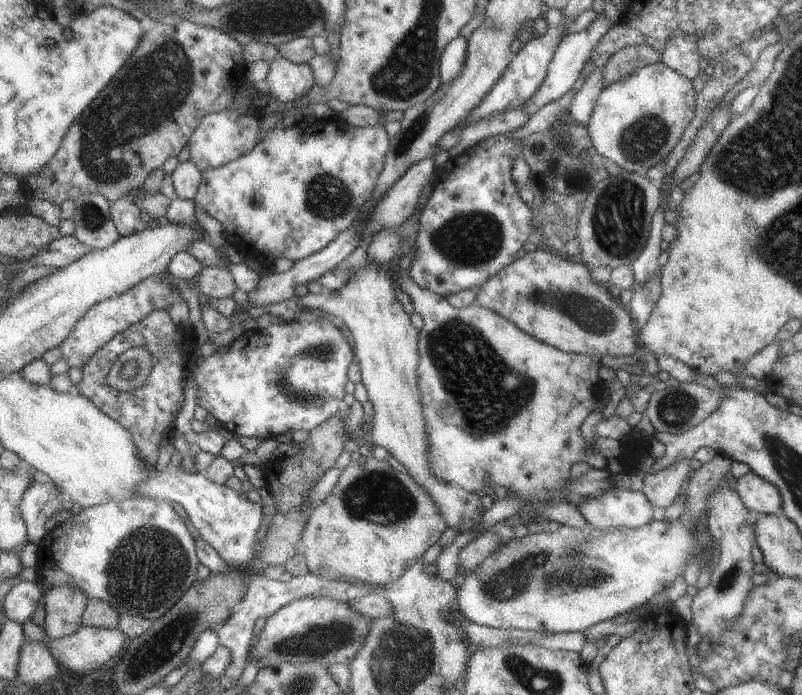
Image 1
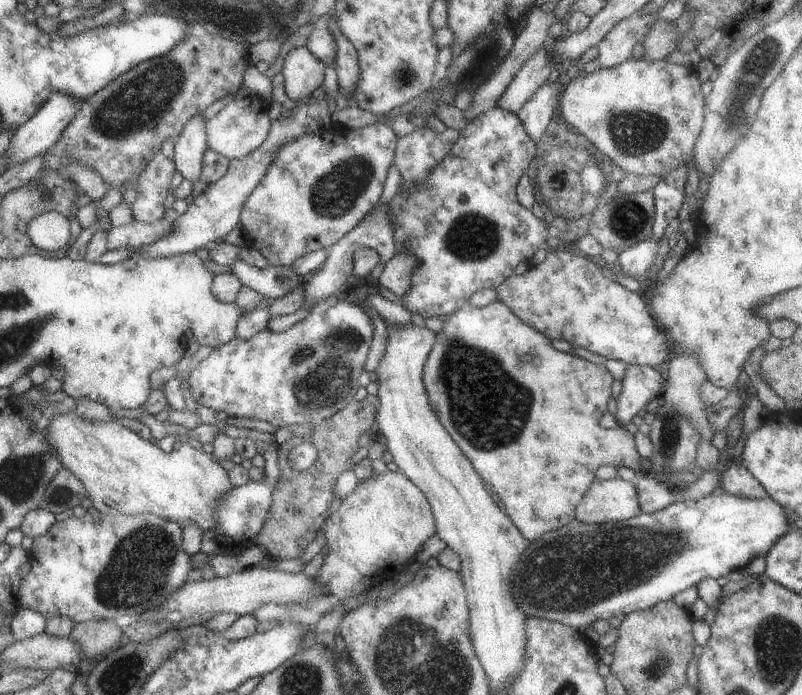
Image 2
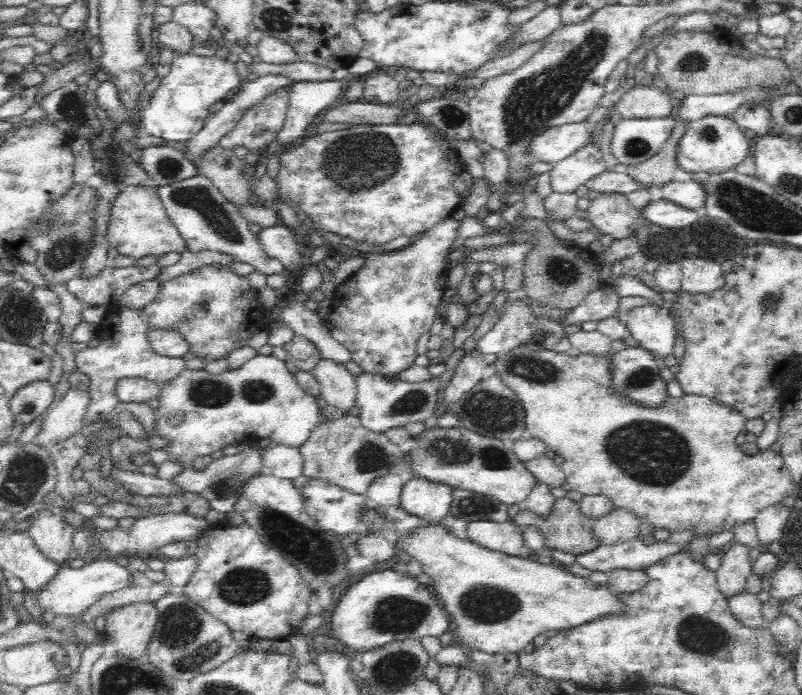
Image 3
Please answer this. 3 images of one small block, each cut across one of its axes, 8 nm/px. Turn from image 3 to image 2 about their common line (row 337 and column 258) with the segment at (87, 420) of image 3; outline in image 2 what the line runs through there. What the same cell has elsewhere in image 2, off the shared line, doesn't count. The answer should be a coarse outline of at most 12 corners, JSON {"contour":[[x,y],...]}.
{"contour":[[231,100],[205,124],[207,150],[229,162],[267,140],[269,102]]}

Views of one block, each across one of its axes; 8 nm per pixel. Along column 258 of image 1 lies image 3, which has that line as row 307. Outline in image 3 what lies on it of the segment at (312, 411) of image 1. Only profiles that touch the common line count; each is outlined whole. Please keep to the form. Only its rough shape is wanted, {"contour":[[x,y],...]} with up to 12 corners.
{"contour":[[448,218],[364,254],[326,324],[366,374],[400,374],[448,290]]}

